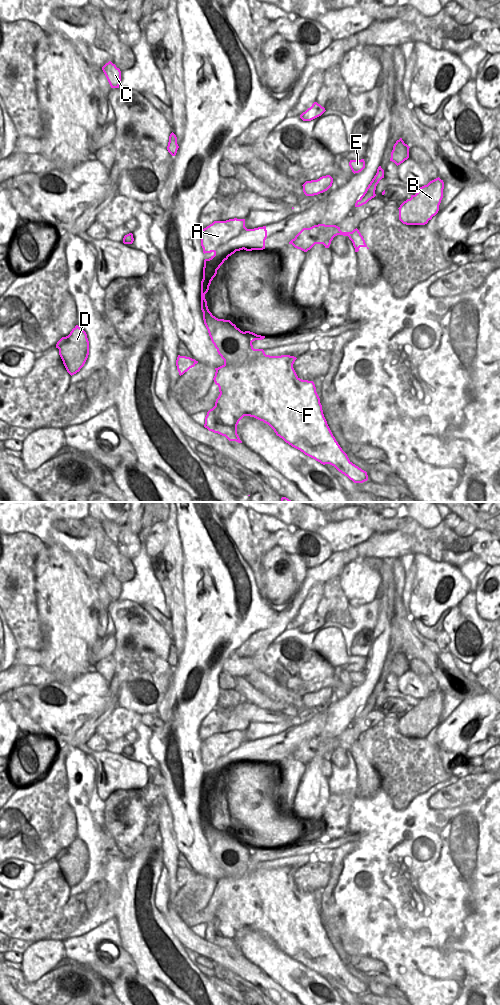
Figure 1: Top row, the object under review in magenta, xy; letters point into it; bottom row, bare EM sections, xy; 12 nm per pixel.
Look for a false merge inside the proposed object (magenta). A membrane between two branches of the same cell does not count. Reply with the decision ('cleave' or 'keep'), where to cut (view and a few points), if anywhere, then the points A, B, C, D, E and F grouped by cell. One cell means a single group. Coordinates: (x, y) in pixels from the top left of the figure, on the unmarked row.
keep; no cut; A B C D E F

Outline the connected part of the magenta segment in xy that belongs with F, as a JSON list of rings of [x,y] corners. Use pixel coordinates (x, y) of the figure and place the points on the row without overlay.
[[[237,730],[214,733],[201,742],[203,765],[214,765],[204,772],[201,822],[211,853],[224,872],[222,878],[215,880],[213,892],[220,906],[215,918],[207,924],[204,939],[225,948],[229,953],[242,955],[237,946],[237,937],[244,928],[254,929],[268,936],[277,948],[305,967],[323,977],[334,978],[354,995],[363,995],[368,992],[367,984],[353,976],[336,953],[324,929],[314,894],[300,891],[293,880],[297,870],[290,867],[270,868],[263,861],[254,861],[252,854],[265,848],[243,844],[230,832],[216,830],[208,821],[205,806],[224,773],[236,763],[265,761],[266,750],[266,738],[247,741],[245,731]]]

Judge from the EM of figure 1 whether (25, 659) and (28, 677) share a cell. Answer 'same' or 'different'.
different

